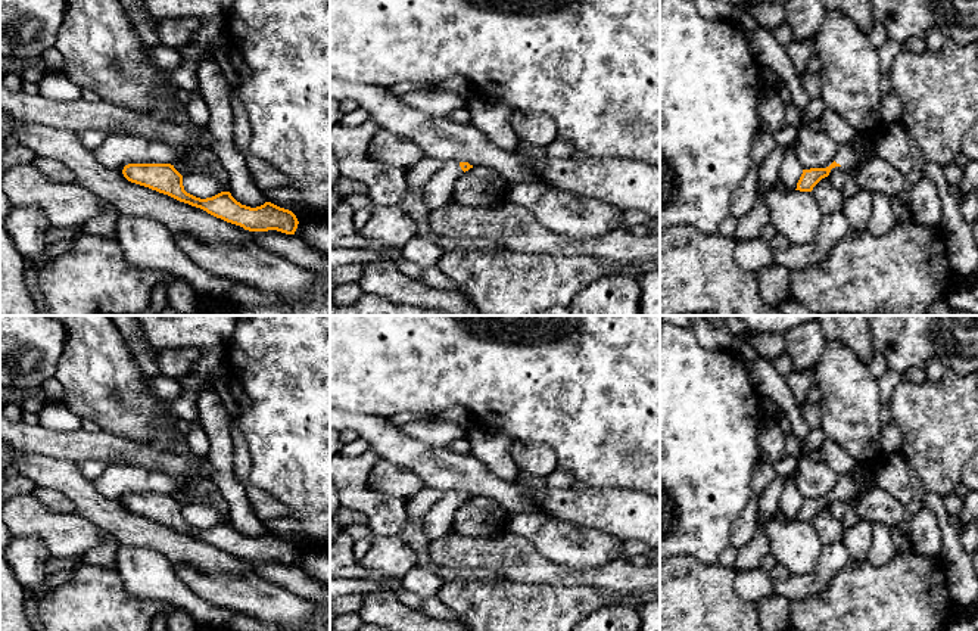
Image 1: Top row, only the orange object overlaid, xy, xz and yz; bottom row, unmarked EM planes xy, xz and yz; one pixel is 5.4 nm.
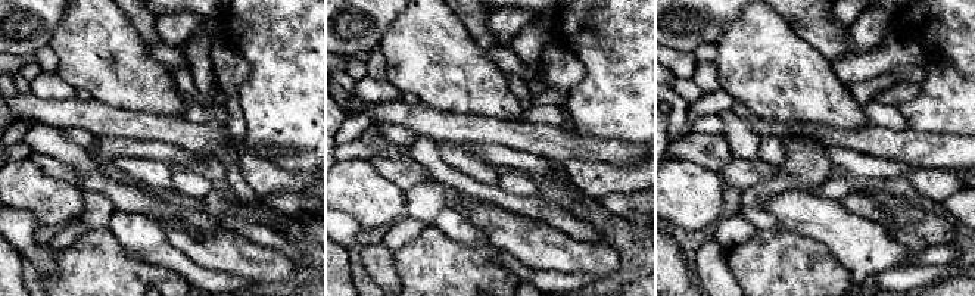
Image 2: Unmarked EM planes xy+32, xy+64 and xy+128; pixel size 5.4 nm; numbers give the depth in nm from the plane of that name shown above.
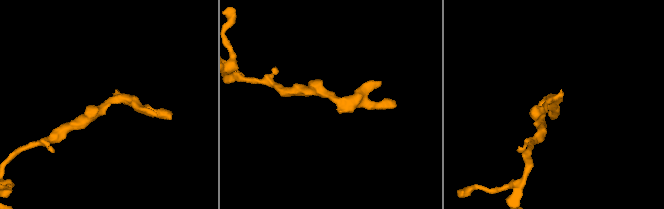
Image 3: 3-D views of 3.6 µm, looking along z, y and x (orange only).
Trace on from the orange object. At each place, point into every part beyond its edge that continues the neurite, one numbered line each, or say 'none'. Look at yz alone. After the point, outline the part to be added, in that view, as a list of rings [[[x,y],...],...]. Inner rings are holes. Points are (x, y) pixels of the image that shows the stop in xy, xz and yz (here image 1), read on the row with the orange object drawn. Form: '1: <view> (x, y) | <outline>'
1: yz (847, 155) | [[[848,142],[838,146],[834,161],[840,164],[842,170],[850,171],[853,167],[866,162],[866,156]]]

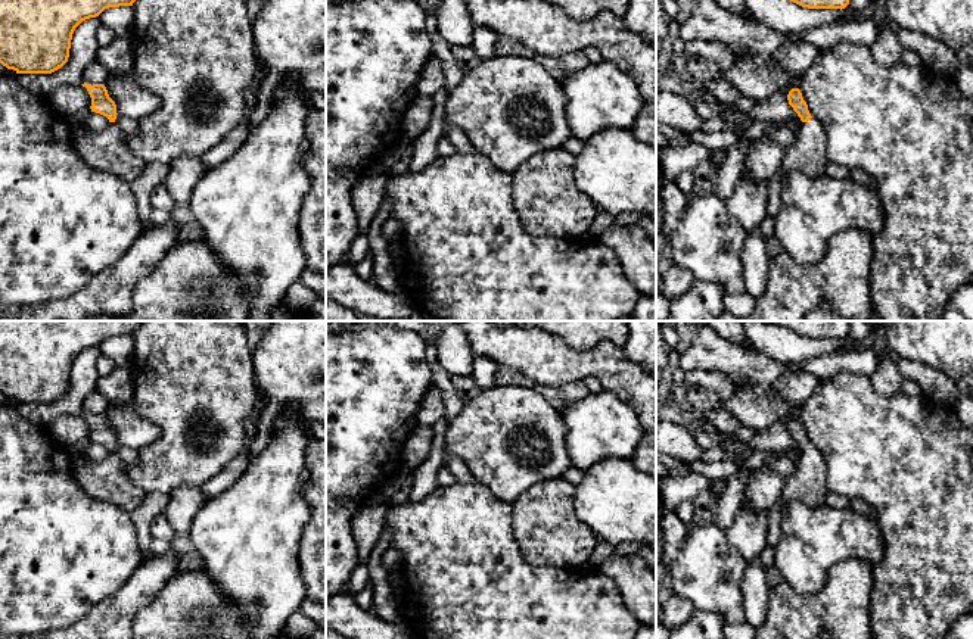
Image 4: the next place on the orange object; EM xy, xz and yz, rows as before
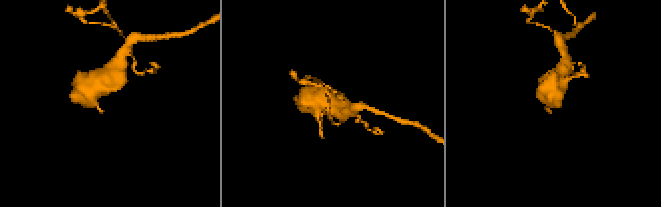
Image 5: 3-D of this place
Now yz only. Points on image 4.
1: yz (807, 153) | [[[815,118],[802,122],[796,130],[795,141],[787,147],[775,175],[768,181],[767,216],[774,219],[778,213],[784,178],[789,172],[799,171],[808,177],[826,174],[826,168],[830,163],[826,150],[827,141],[821,122]]]

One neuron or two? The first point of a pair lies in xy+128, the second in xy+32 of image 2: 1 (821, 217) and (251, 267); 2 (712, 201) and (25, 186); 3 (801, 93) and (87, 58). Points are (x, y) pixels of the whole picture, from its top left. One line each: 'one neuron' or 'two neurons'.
1: one neuron
2: one neuron
3: one neuron

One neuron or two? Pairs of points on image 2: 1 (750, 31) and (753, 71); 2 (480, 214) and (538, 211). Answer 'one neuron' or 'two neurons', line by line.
1: one neuron
2: two neurons

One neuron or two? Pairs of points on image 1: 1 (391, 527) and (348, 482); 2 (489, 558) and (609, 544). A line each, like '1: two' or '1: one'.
1: one
2: two

